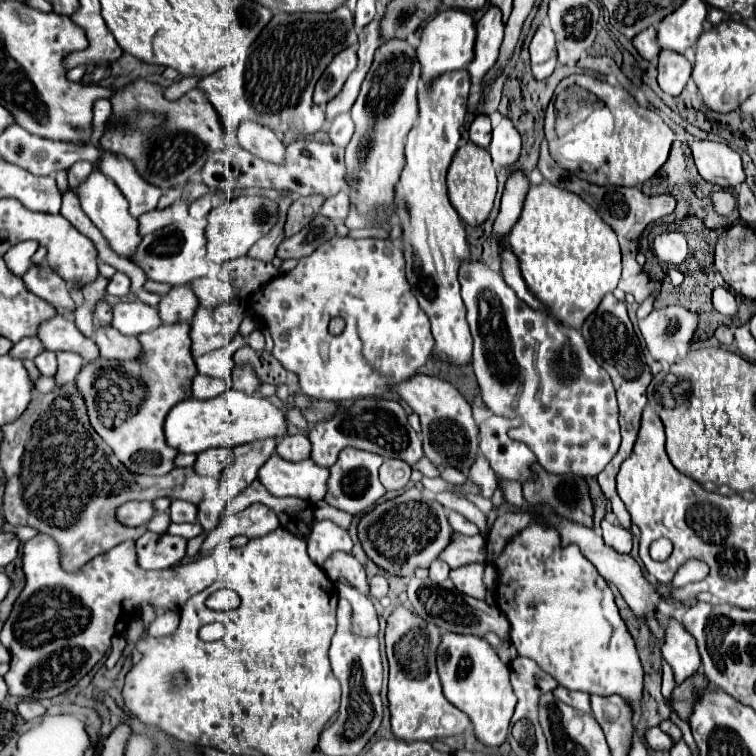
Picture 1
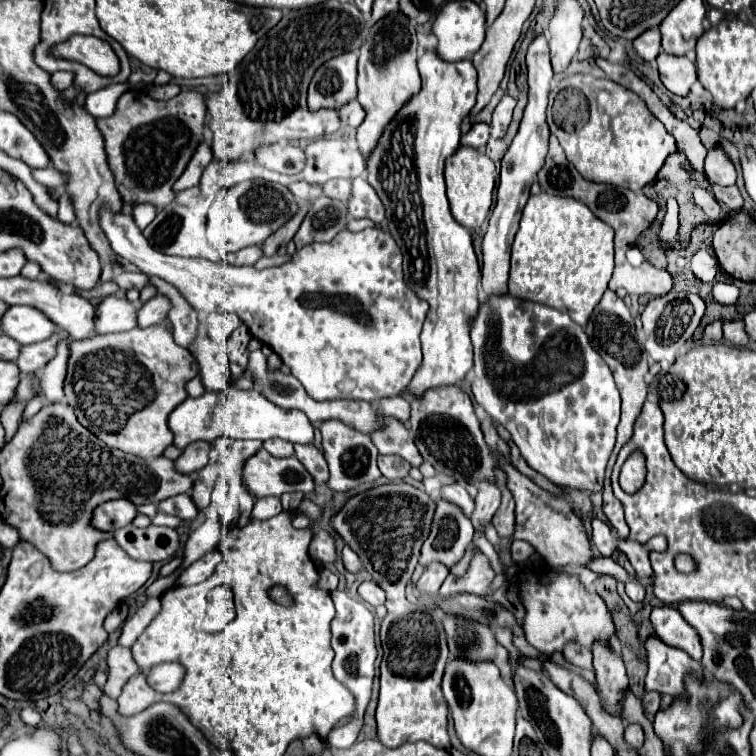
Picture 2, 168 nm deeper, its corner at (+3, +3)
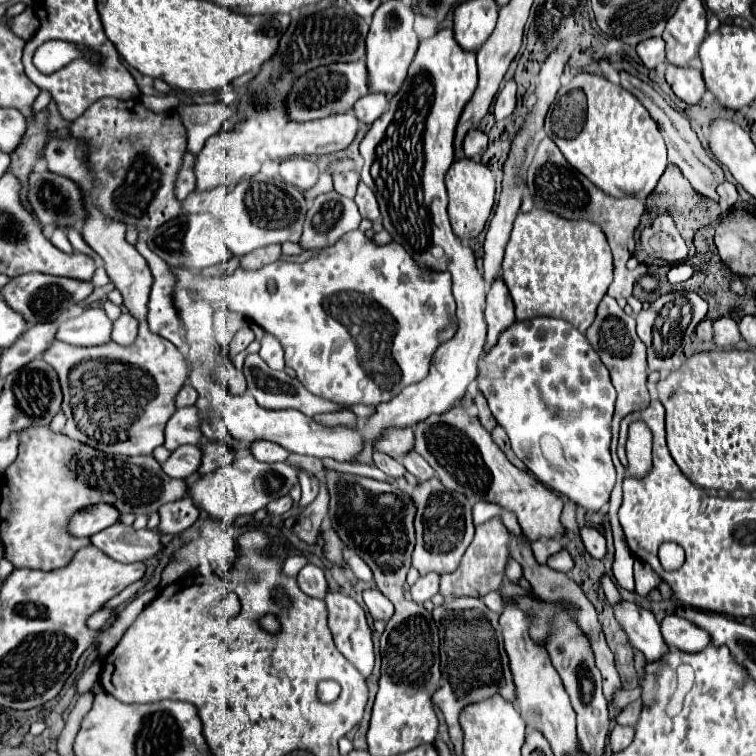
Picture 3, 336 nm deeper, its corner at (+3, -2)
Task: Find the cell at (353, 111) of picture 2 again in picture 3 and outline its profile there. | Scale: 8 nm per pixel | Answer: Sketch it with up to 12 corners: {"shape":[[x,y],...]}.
{"shape":[[381,93],[361,97],[353,111],[371,125],[387,109]]}

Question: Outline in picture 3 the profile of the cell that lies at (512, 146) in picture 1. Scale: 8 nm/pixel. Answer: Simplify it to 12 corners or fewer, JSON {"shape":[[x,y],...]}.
{"shape":[[515,81],[499,91],[493,109],[495,121],[515,111]]}

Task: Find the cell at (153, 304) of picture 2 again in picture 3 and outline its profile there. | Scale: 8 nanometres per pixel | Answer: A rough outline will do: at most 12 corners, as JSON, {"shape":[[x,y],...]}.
{"shape":[[123,313],[113,323],[113,341],[131,345],[137,337],[137,319]]}

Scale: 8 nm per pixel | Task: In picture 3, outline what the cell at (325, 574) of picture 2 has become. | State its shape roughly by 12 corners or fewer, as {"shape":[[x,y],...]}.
{"shape":[[305,565],[297,583],[303,593],[325,599],[329,591],[323,569]]}

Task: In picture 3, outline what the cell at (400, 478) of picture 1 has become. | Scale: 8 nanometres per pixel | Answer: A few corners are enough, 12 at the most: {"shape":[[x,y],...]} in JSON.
{"shape":[[375,451],[373,461],[391,477],[403,477],[407,469],[401,461]]}

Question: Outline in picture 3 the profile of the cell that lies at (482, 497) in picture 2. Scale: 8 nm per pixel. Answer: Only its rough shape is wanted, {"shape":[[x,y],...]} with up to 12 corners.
{"shape":[[501,517],[475,527],[461,565],[441,575],[439,593],[485,597],[509,559]]}

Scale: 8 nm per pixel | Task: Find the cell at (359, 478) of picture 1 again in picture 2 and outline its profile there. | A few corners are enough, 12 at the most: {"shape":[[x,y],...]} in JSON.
{"shape":[[341,420],[319,424],[329,490],[379,478],[371,436]]}

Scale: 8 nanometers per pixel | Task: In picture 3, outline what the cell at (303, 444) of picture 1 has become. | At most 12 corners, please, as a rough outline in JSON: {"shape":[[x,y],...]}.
{"shape":[[269,441],[251,443],[251,453],[259,461],[285,461],[289,453]]}

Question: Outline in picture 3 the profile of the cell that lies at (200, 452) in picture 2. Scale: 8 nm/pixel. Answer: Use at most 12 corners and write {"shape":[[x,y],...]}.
{"shape":[[197,445],[171,453],[163,471],[187,479],[199,469],[203,453]]}

